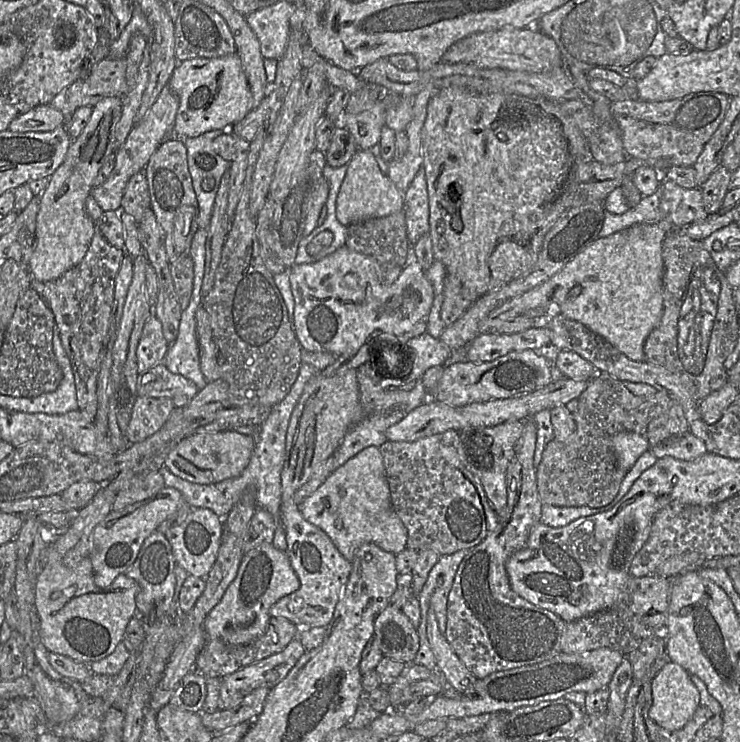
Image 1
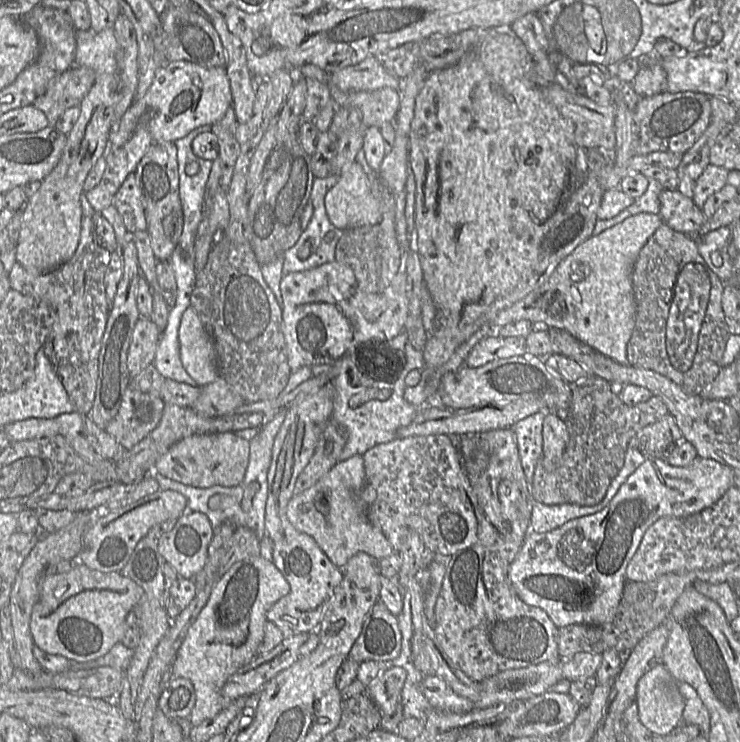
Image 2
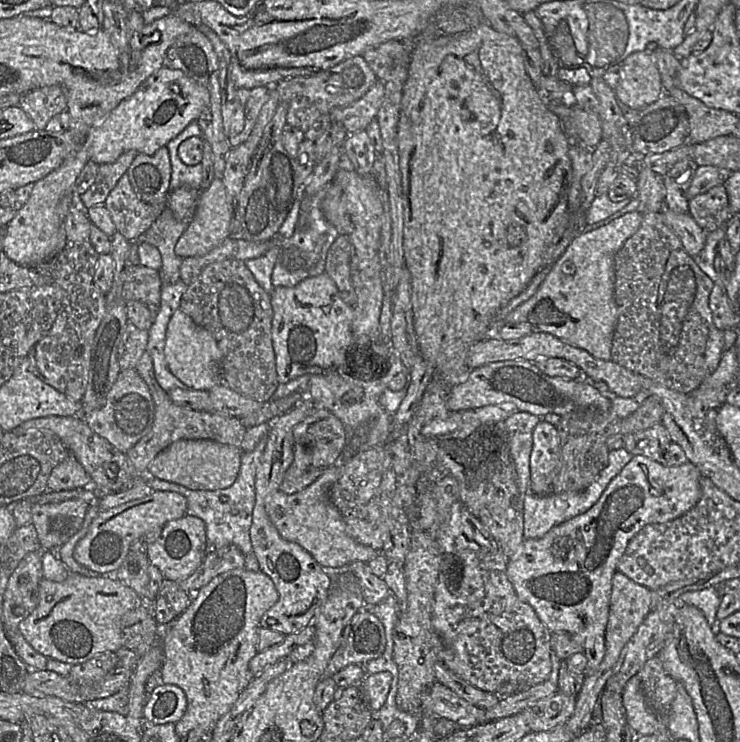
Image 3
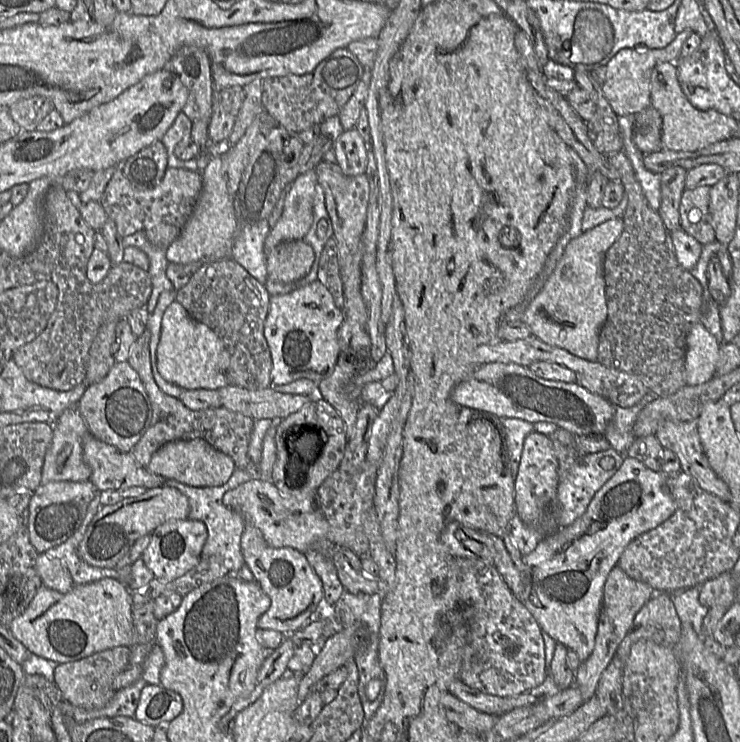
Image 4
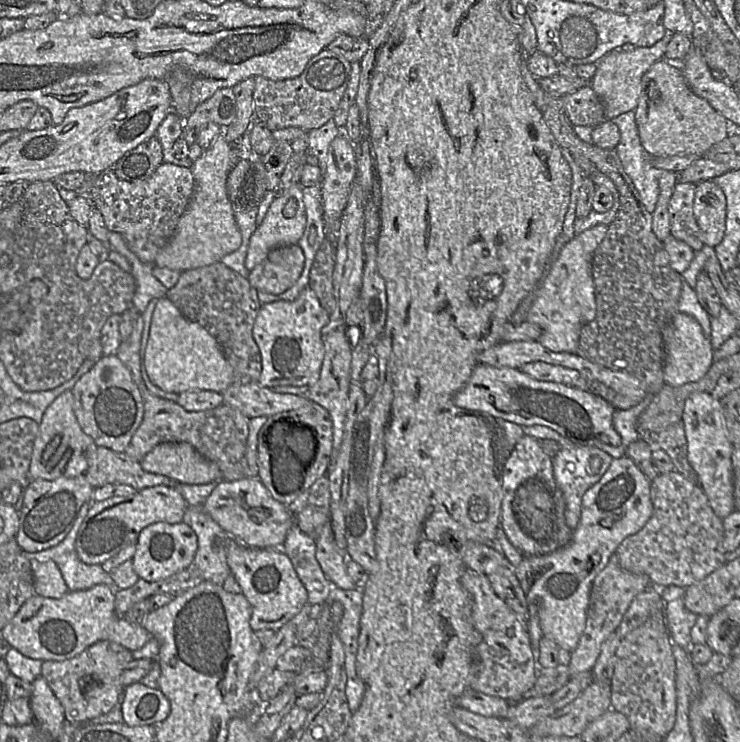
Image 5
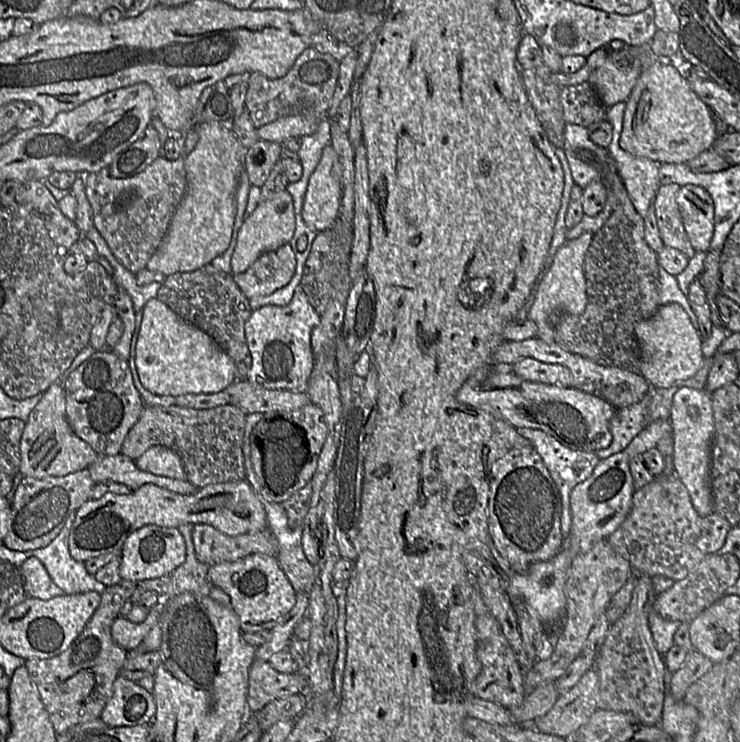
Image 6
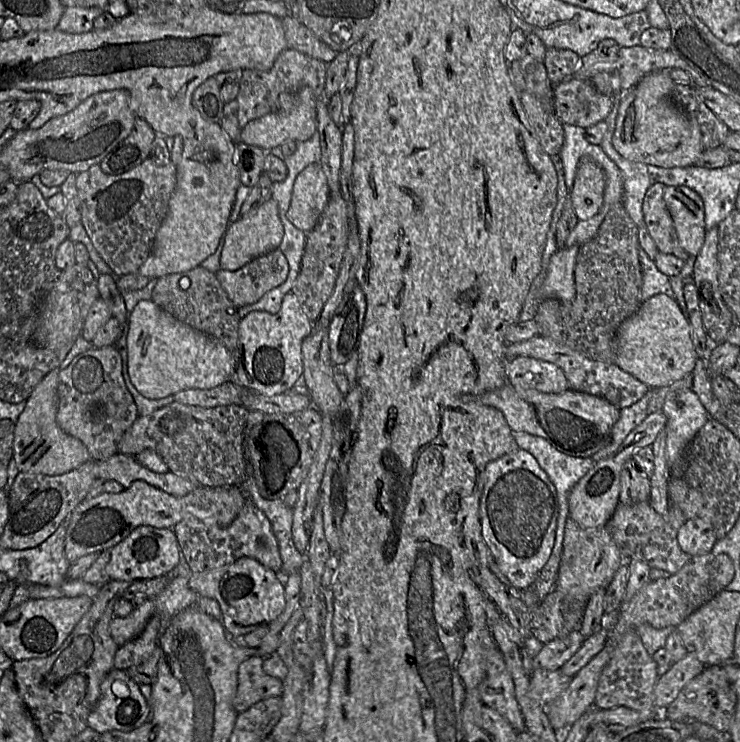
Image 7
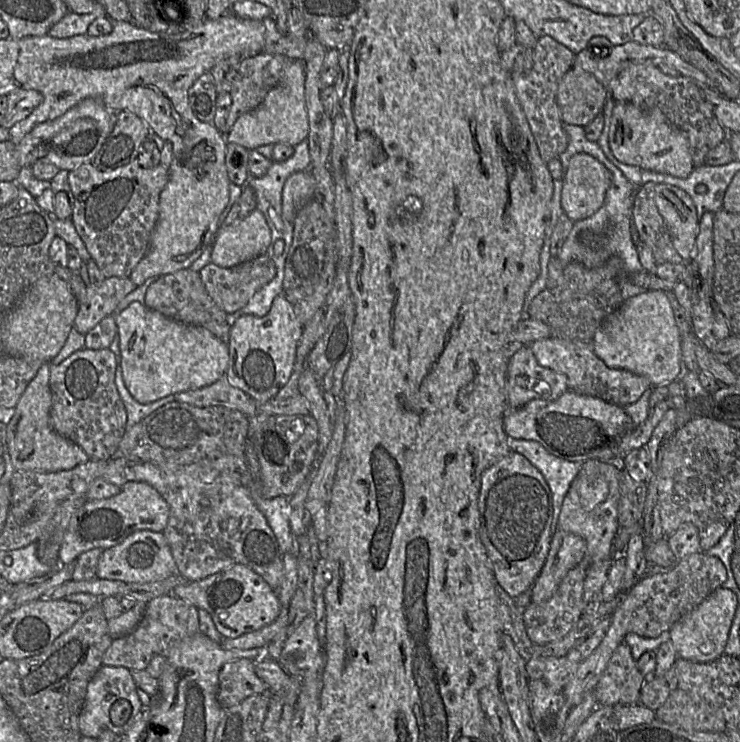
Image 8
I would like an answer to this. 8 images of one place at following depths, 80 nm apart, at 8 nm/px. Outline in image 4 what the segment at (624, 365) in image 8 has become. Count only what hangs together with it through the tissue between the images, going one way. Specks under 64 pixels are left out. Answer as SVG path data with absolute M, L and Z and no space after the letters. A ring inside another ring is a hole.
M701 322L688 331L685 348L685 381L696 385L715 375L721 342Z

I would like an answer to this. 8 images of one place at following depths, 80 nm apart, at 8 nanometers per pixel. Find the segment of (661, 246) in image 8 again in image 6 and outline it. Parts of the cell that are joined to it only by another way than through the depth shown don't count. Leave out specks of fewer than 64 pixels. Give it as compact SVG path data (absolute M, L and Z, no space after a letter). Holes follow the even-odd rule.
M676 183L661 184L657 190L653 205L663 244L675 248L687 257L692 258L697 251L692 247L685 231L676 200L680 187Z

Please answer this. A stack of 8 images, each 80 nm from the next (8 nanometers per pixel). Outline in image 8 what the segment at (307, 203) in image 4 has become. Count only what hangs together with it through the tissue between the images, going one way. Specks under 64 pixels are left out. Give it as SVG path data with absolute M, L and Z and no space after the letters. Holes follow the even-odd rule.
M255 209L244 219L219 228L212 244L211 263L221 268L237 266L266 254L272 241L264 213Z

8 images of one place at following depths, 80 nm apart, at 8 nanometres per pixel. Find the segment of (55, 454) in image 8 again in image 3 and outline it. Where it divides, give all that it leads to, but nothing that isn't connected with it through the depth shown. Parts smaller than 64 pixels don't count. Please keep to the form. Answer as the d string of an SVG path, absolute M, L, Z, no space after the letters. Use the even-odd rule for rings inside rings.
M71 454L58 464L48 479L48 490L62 491L91 485L91 477L77 458Z

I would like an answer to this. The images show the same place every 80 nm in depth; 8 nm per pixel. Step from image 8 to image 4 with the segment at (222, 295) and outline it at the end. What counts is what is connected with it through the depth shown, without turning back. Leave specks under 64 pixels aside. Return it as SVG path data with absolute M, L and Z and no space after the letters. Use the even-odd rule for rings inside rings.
M302 240L281 243L267 256L268 279L285 284L297 282L310 271L314 259L313 248Z

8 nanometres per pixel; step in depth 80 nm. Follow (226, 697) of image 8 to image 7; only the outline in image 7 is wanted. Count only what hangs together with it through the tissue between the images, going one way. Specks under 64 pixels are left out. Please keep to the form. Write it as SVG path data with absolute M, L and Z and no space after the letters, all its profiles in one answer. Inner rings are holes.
M252 656L243 661L238 669L238 687L233 706L238 713L269 697L281 696L283 680L268 675L262 668L263 659Z

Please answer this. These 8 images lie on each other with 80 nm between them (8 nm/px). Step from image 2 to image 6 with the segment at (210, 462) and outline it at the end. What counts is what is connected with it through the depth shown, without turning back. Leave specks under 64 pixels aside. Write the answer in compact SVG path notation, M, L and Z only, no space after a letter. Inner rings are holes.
M156 445L146 450L136 461L140 470L154 475L186 480L180 456L173 450Z

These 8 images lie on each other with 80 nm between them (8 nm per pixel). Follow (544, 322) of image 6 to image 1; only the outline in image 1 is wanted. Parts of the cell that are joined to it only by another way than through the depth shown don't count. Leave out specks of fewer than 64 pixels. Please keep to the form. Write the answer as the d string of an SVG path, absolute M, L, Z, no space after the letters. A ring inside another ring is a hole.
M662 220L637 224L626 230L593 241L542 285L492 311L481 323L479 334L496 333L504 323L537 308L548 308L549 316L577 321L599 335L633 361L644 361L644 343L658 325L664 302L662 243L673 225Z

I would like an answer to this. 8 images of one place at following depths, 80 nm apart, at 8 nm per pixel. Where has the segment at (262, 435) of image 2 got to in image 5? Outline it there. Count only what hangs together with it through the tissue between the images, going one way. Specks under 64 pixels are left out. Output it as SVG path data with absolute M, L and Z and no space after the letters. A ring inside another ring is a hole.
M220 481L207 484L176 483L173 487L180 492L188 502L188 508L184 514L183 522L193 528L198 537L198 549L193 565L198 568L205 581L222 585L231 575L231 569L227 560L226 542L235 539L228 534L205 510L204 503Z

